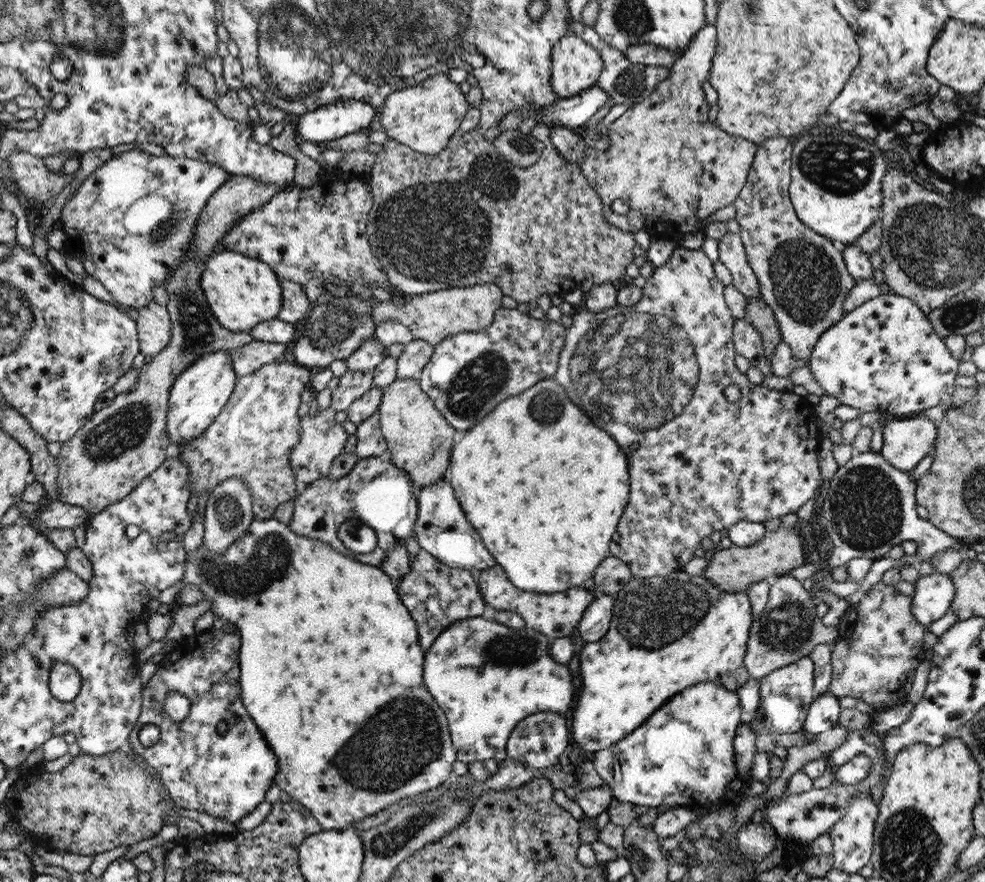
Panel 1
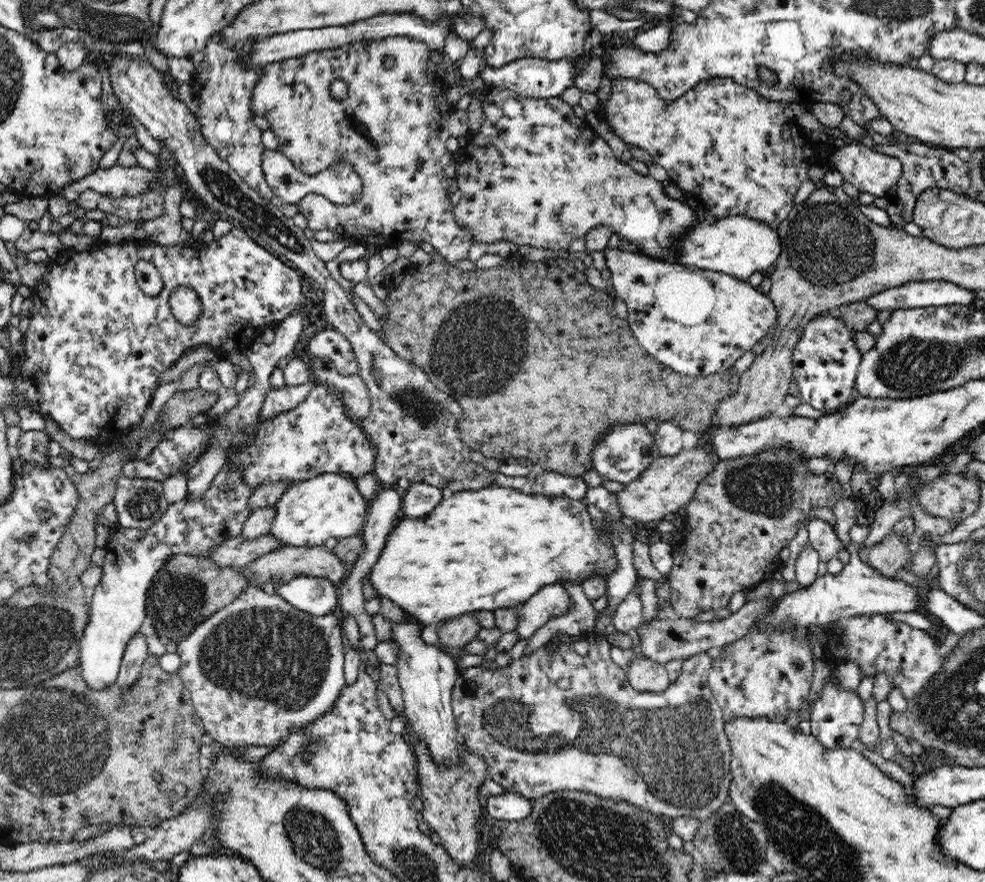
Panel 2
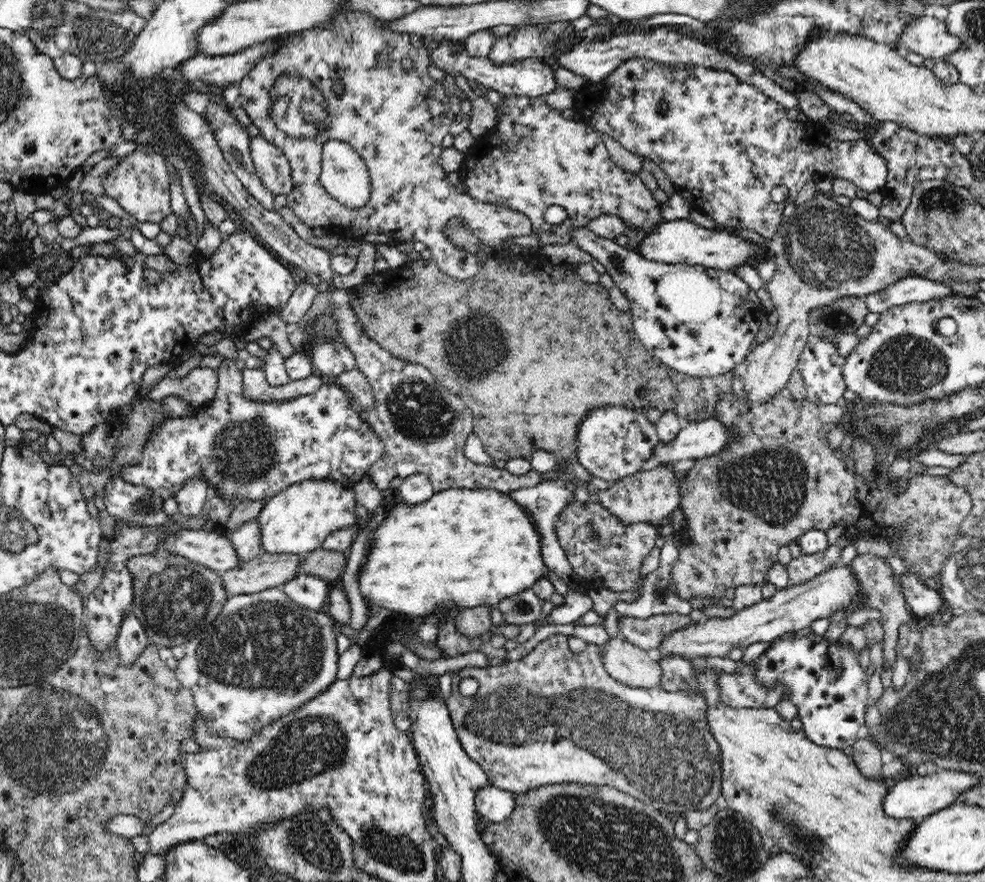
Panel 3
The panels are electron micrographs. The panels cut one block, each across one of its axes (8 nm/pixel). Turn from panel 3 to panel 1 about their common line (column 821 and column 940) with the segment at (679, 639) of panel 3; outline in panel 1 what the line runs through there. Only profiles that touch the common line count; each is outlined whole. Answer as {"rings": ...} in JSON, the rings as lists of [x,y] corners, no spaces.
{"rings":[[[932,573],[922,576],[916,580],[912,614],[928,628],[950,610],[955,594],[955,586],[949,575]]]}

